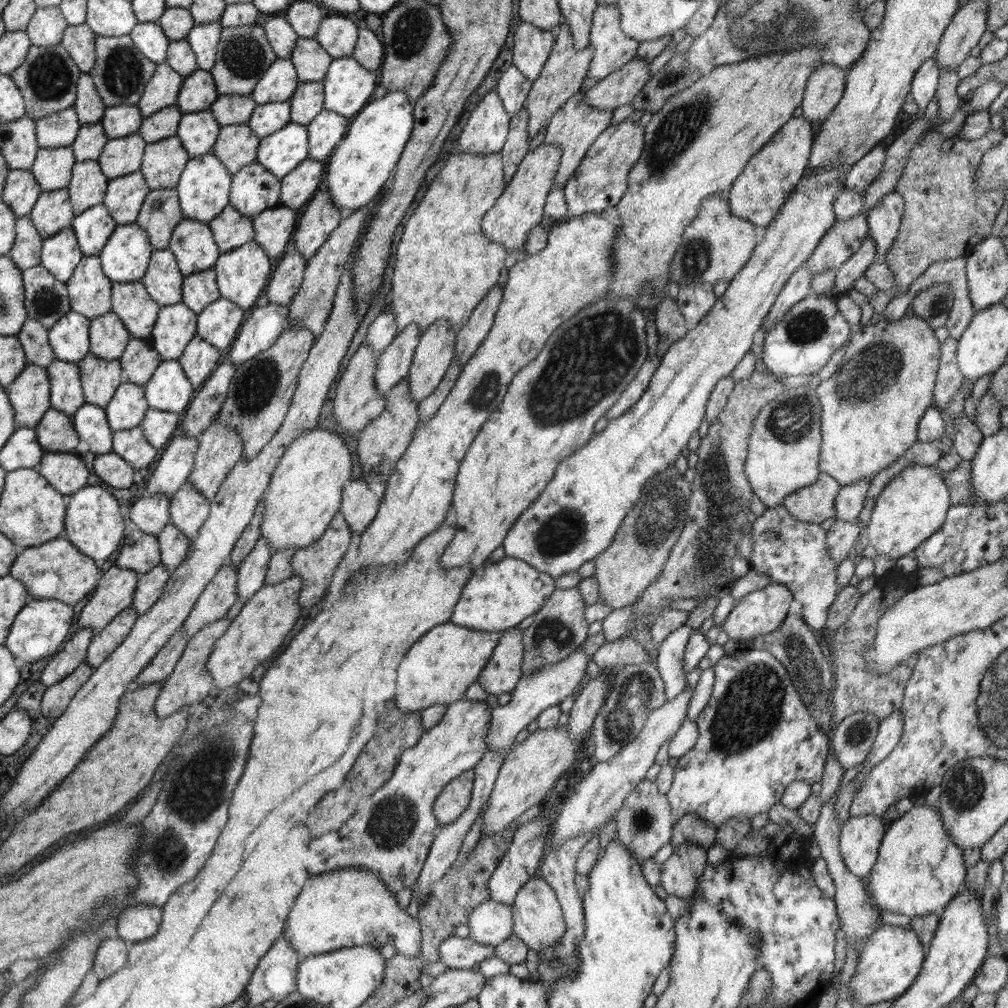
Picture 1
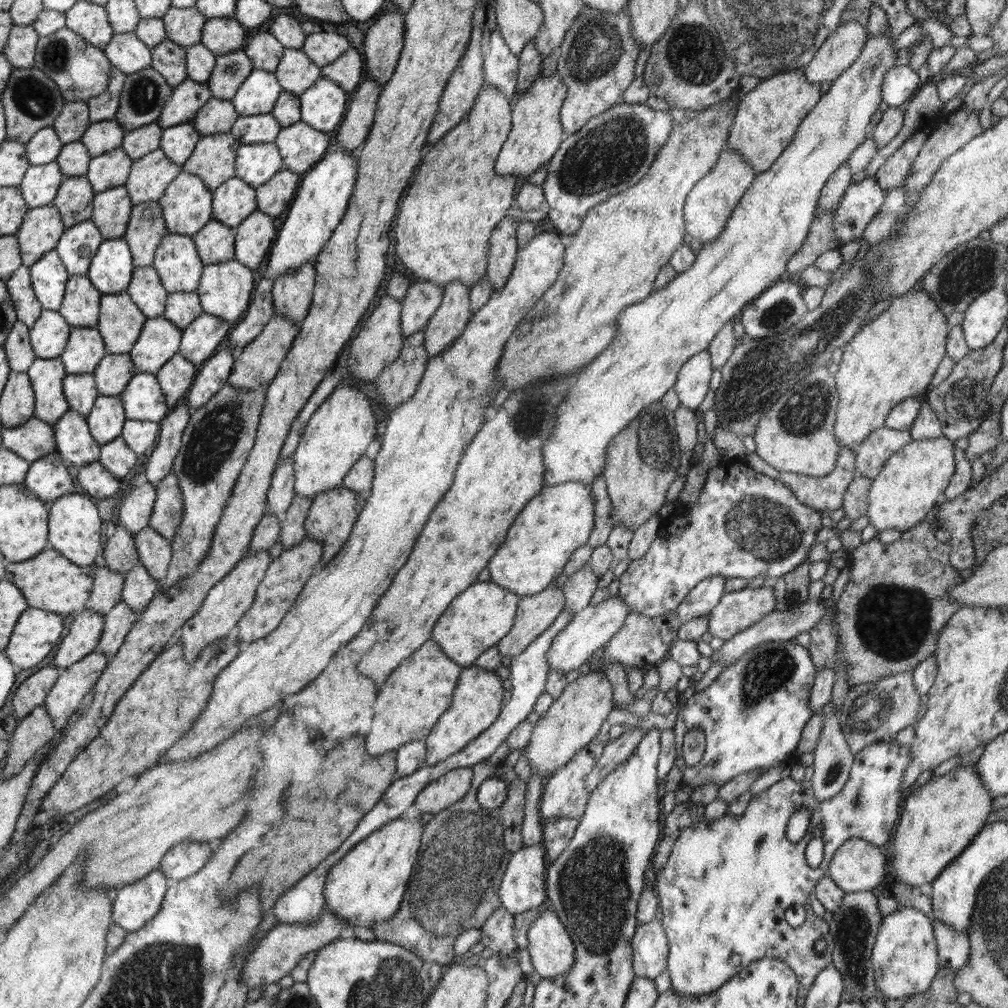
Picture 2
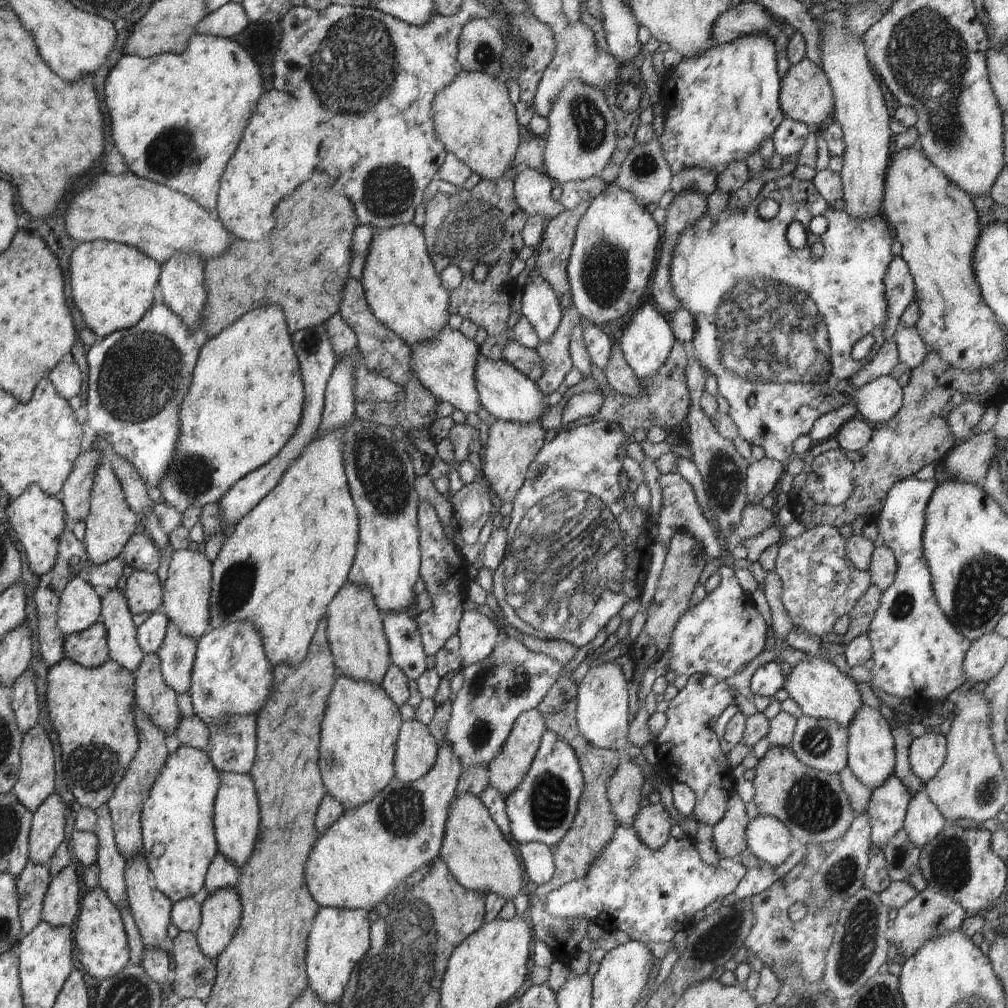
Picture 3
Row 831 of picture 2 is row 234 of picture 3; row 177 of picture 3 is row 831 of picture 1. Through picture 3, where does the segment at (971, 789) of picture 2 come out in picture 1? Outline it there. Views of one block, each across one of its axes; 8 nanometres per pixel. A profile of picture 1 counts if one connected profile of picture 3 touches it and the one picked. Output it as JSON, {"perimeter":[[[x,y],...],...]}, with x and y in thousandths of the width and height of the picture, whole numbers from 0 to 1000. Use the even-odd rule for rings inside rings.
{"perimeter":[[[906,800],[877,826],[869,856],[859,871],[859,881],[874,903],[903,911],[933,907],[958,873],[954,841],[940,829],[930,801]]]}

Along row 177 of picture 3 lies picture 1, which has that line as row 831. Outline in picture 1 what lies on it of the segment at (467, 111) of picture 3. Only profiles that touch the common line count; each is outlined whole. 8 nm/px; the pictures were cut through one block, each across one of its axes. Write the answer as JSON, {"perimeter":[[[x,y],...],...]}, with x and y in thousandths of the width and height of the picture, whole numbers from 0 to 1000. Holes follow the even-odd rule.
{"perimeter":[[[562,719],[540,724],[532,723],[520,735],[512,737],[496,761],[484,795],[484,803],[480,804],[478,811],[477,829],[488,829],[492,825],[498,825],[524,802],[537,800],[542,788],[550,783],[552,774],[567,760],[575,738],[579,737],[581,735],[567,734],[563,730]]]}

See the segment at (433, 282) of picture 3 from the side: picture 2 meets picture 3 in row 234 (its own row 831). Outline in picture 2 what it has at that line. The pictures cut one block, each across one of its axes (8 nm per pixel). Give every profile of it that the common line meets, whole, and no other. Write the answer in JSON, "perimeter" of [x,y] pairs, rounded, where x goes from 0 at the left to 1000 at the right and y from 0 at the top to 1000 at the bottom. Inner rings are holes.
{"perimeter":[[[395,811],[361,830],[326,862],[321,880],[322,899],[341,912],[344,920],[367,921],[391,909],[414,855],[420,820],[416,811]]]}

